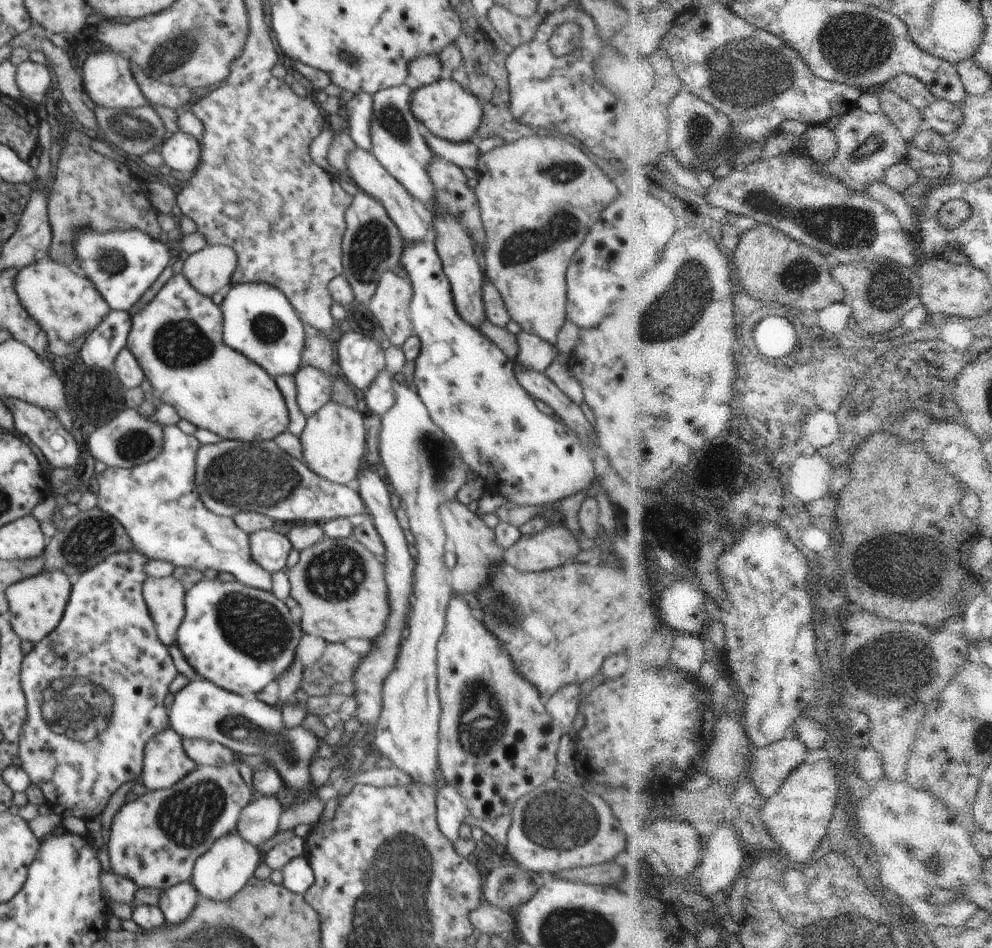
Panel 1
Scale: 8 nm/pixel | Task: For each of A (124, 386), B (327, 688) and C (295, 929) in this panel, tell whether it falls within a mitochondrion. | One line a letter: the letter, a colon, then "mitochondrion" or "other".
A: other
B: other
C: other

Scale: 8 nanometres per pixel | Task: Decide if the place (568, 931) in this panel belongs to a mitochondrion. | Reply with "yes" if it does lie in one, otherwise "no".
yes

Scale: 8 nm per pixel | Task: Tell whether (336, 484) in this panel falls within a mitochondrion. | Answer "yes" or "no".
no

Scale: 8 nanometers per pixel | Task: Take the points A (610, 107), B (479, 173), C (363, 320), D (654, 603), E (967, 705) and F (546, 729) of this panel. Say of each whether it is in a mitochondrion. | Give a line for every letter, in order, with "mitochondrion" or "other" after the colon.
A: other
B: other
C: mitochondrion
D: other
E: other
F: other

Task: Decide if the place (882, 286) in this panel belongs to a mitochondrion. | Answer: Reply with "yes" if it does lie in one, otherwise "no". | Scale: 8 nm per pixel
yes

